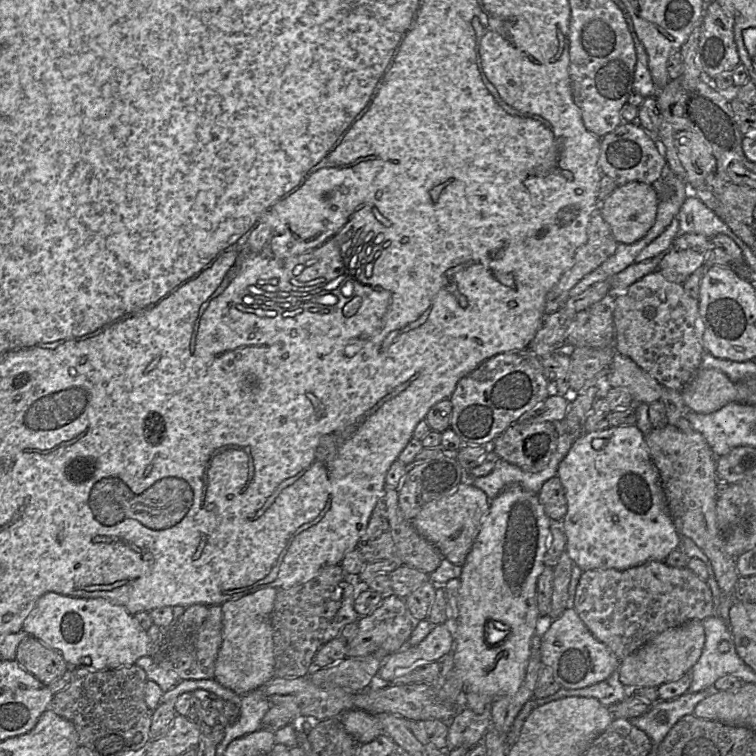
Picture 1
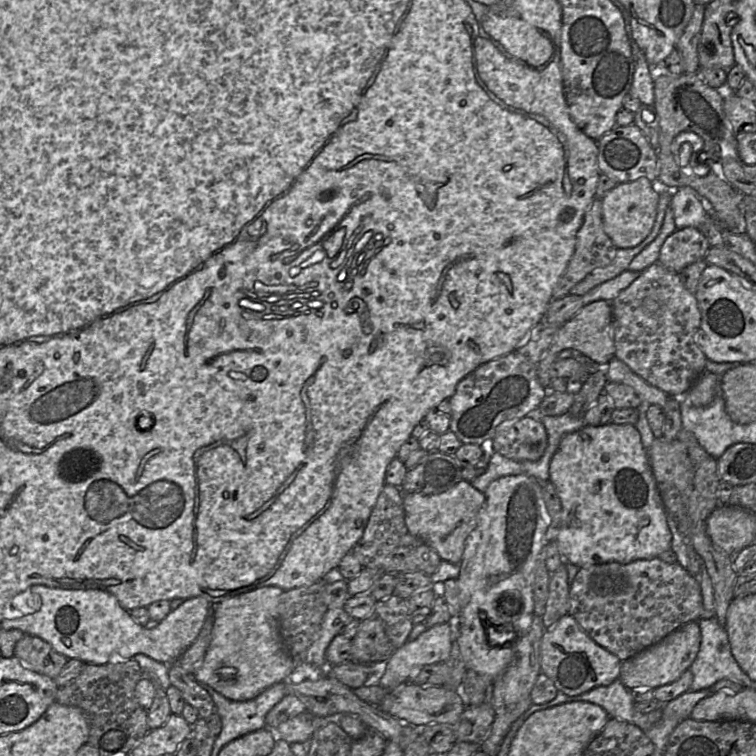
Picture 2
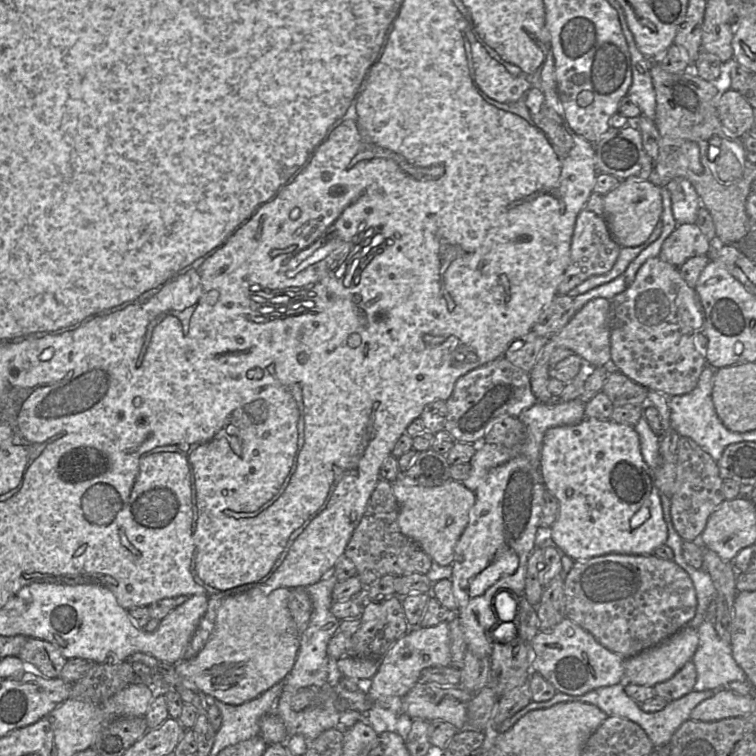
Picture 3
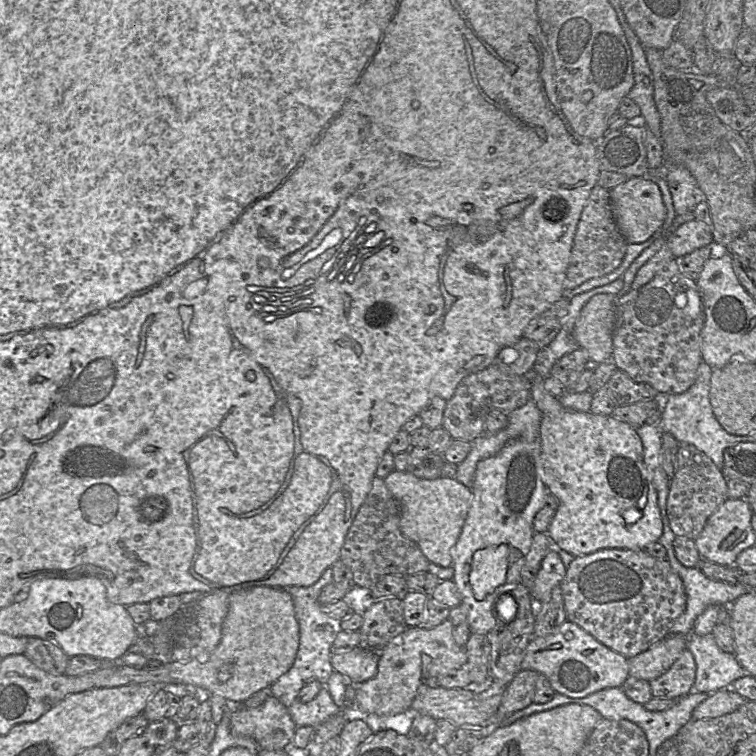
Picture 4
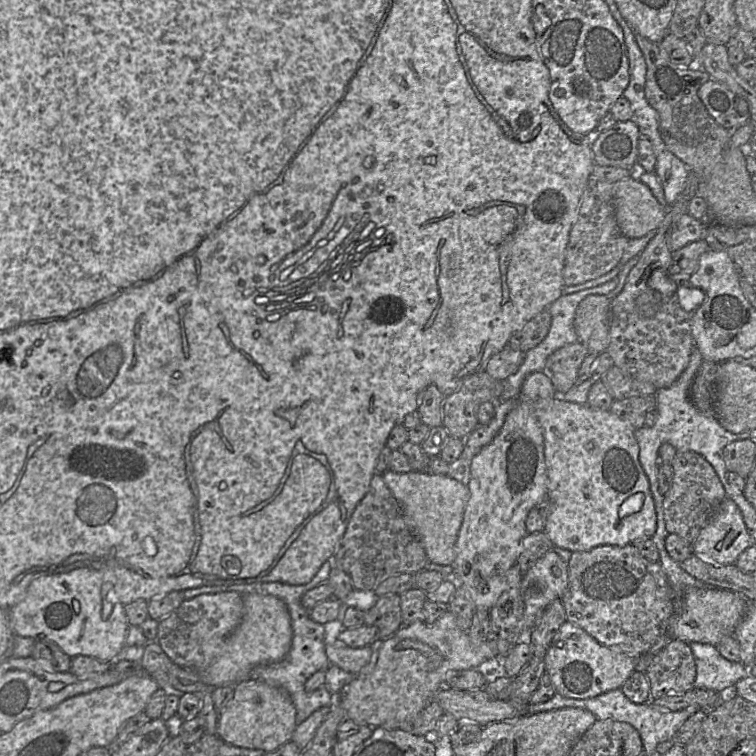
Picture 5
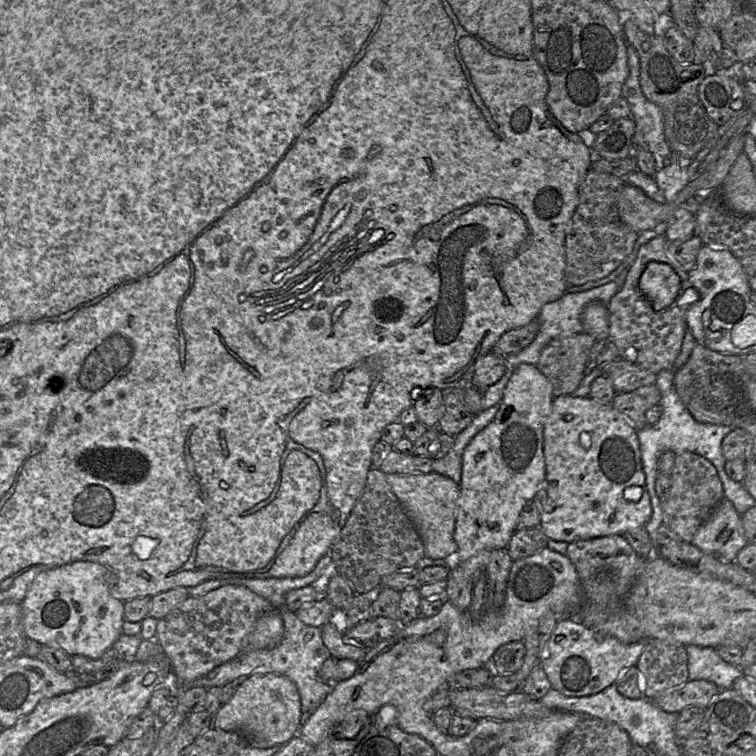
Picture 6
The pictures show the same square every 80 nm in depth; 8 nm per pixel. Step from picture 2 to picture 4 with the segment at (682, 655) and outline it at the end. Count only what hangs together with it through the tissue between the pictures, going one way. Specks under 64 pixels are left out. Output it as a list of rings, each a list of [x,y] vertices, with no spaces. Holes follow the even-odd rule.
[[[670,635],[628,659],[629,675],[651,681],[666,672],[686,648],[685,636]]]

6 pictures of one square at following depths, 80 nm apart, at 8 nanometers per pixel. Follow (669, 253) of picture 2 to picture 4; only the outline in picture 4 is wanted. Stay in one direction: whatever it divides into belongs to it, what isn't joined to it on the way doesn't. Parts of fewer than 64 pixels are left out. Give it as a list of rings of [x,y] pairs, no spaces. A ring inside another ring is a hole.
[[[695,219],[681,224],[667,238],[667,245],[674,257],[684,256],[712,242],[711,227]]]

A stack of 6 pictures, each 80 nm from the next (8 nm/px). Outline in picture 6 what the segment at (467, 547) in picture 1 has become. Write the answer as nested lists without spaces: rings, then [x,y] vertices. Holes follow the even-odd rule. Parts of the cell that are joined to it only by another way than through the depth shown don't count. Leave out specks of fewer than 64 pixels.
[[[436,473],[391,474],[386,475],[386,480],[417,530],[425,548],[425,556],[433,560],[450,560],[454,564],[458,549],[454,532],[459,485]]]

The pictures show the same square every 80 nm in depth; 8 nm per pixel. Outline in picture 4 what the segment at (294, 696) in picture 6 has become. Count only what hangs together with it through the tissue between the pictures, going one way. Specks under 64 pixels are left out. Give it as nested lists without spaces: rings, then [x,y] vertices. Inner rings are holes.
[[[271,694],[258,707],[238,706],[230,726],[234,735],[252,738],[262,750],[289,749],[297,728],[287,708]]]

